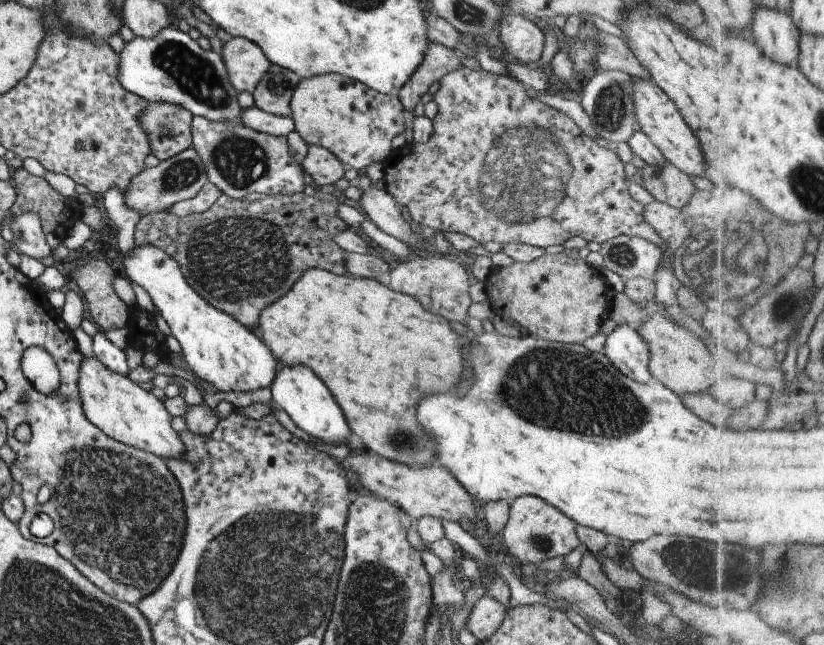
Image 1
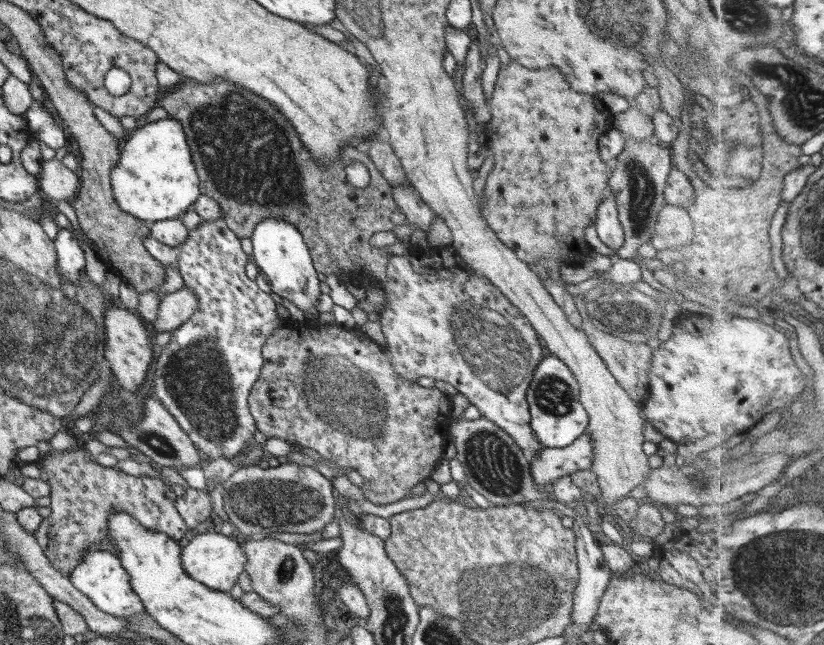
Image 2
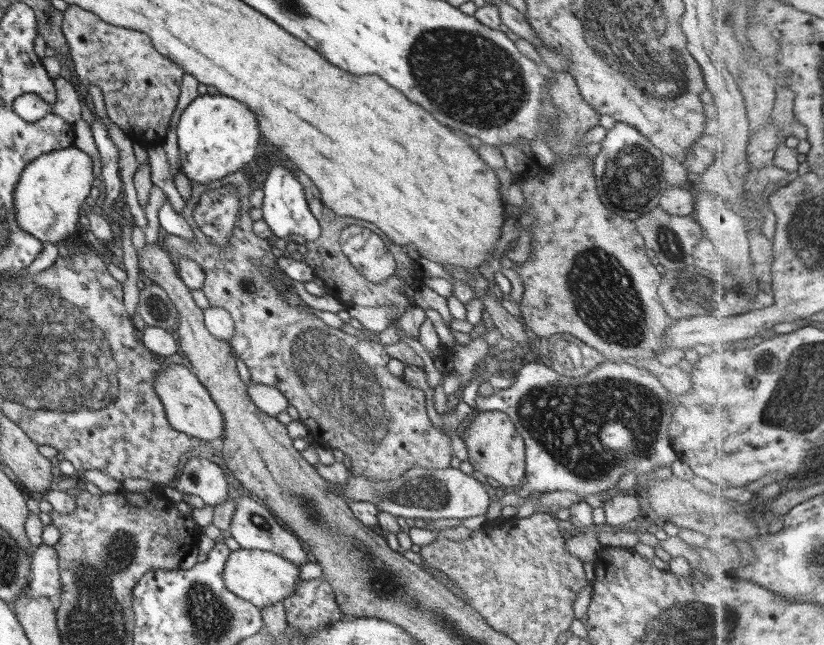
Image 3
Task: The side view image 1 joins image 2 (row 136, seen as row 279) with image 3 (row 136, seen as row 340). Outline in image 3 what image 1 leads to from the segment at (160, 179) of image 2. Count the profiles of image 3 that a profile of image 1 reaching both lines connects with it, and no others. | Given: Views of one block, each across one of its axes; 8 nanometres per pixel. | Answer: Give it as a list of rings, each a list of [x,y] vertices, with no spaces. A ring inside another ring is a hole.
[[[197,95],[176,123],[179,170],[191,183],[222,179],[256,158],[264,146],[254,112],[230,96]]]

